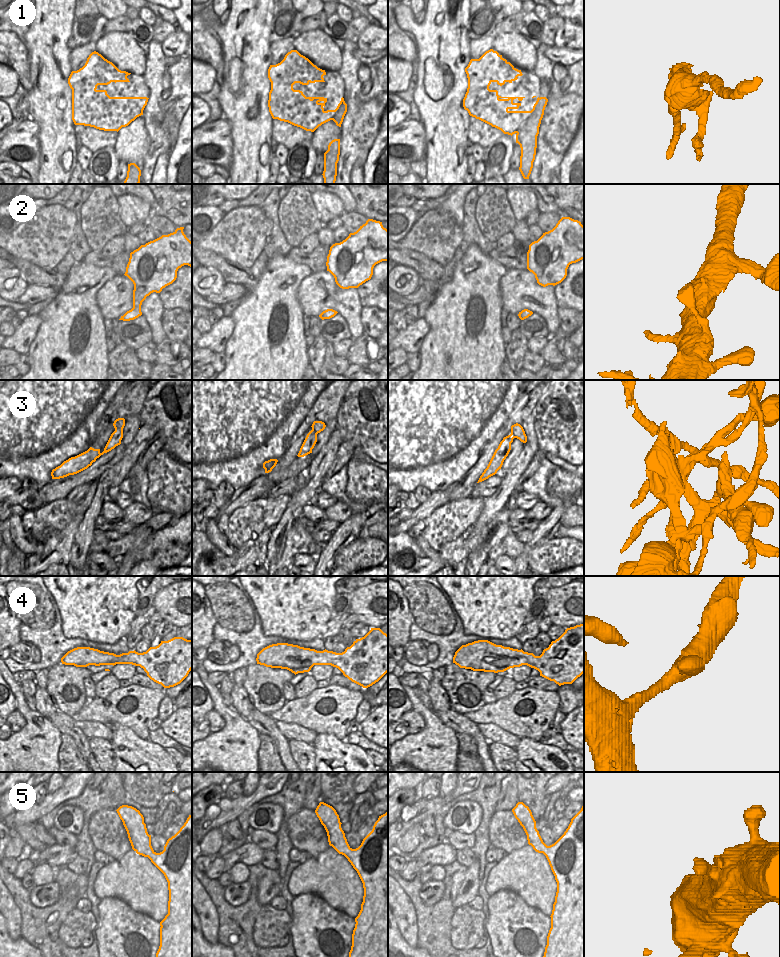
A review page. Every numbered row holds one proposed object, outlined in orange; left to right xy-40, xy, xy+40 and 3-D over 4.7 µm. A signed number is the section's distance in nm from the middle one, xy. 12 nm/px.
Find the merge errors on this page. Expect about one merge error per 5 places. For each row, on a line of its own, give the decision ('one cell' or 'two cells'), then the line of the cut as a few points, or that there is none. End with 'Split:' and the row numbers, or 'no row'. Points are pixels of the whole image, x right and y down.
1: two cells; cut in xy+40 along (540, 98), (532, 114), (516, 132)
2: one cell; no cut
3: two cells; cut in xy-40 along (115, 428), (122, 429)
4: one cell; no cut
5: one cell; no cut
Split: 1, 3

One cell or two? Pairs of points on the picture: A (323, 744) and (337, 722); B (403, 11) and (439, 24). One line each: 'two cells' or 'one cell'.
A: two cells
B: one cell

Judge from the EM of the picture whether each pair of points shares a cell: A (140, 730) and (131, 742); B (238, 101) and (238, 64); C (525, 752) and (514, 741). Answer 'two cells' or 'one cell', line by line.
A: two cells
B: one cell
C: two cells

